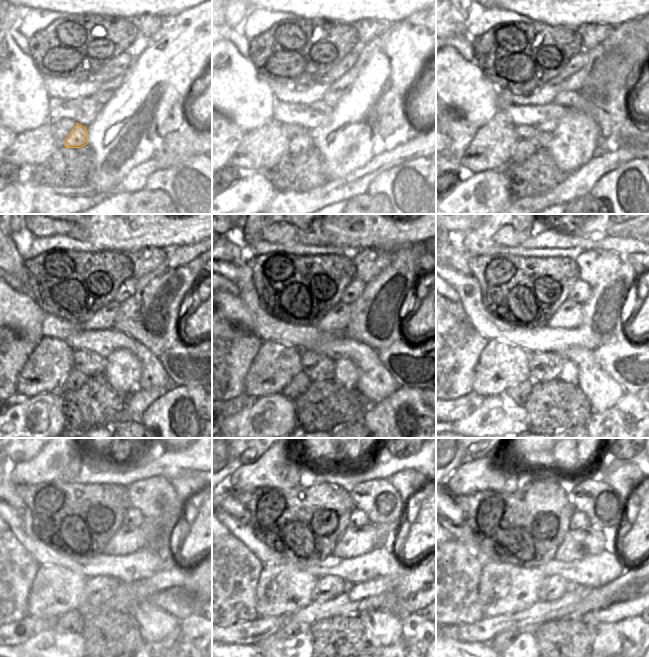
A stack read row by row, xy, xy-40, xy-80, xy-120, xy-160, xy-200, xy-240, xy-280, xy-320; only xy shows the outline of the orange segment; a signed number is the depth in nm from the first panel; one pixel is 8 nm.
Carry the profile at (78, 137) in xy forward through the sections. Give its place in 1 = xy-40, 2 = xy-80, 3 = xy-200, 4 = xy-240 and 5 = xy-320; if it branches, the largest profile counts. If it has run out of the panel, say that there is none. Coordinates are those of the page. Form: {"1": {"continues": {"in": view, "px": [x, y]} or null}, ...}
{"1": {"continues": {"in": "xy-40", "px": [299, 144]}}, "2": {"continues": {"in": "xy-80", "px": [523, 149]}}, "3": {"continues": {"in": "xy-200", "px": [519, 393]}}, "4": {"continues": {"in": "xy-240", "px": [72, 621]}}, "5": {"continues": {"in": "xy-320", "px": [504, 639]}}}

